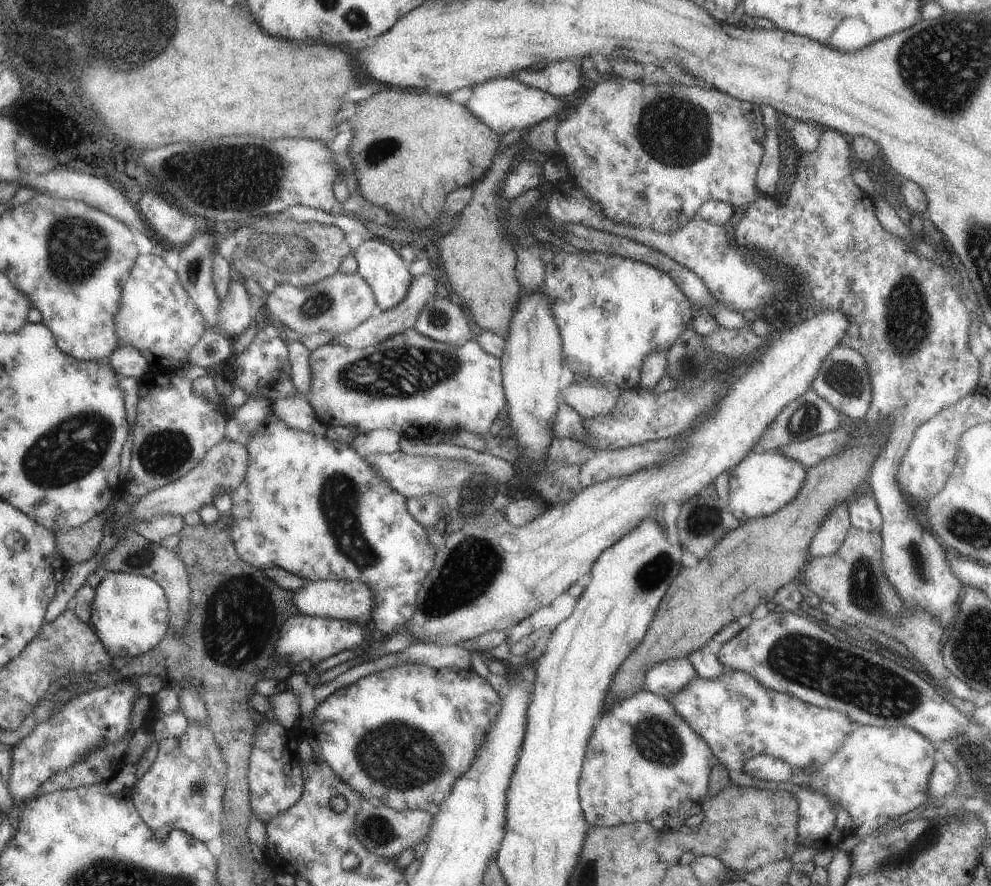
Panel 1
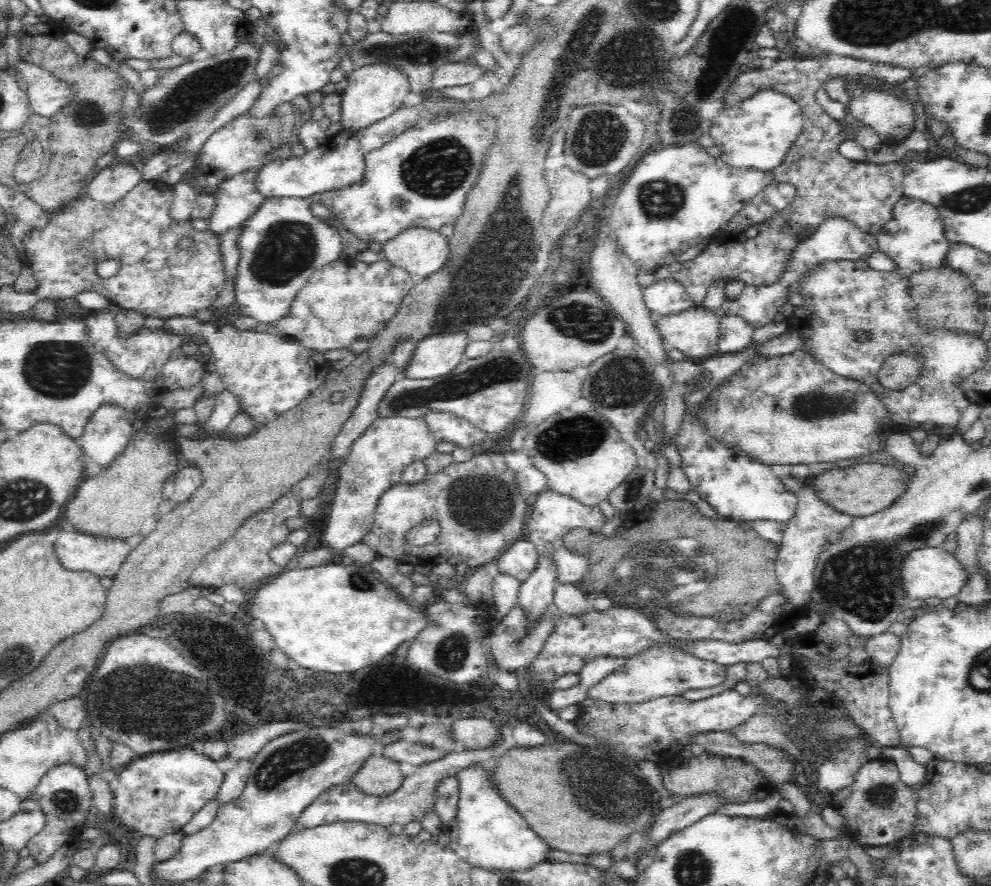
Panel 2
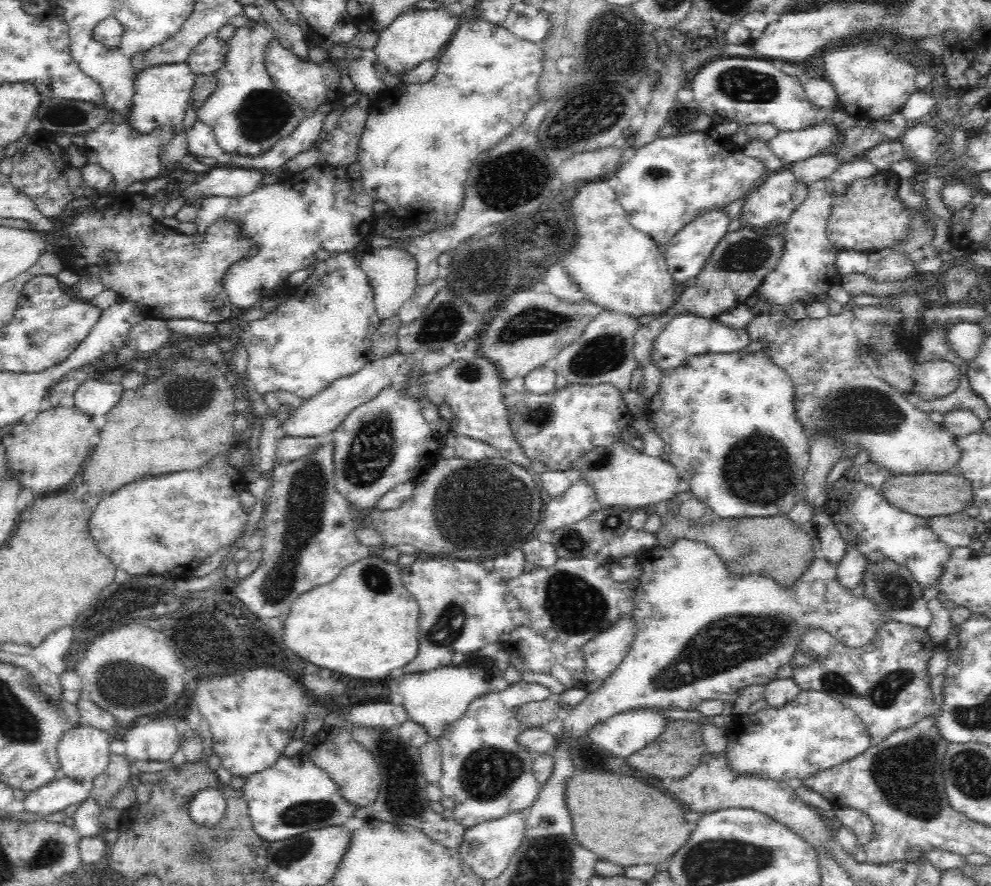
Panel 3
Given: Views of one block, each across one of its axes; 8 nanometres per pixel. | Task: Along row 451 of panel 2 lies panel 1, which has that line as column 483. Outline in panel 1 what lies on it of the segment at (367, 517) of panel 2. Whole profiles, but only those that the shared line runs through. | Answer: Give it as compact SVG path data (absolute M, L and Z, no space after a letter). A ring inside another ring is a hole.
M409 328L386 338L385 340L367 346L365 348L343 348L343 346L333 344L323 344L315 348L309 349L309 370L310 370L310 390L305 396L307 402L311 405L316 419L321 425L328 427L343 426L349 428L355 435L369 432L373 429L393 430L401 437L428 437L434 434L453 434L457 431L467 431L474 434L488 434L491 424L495 422L495 418L501 417L505 406L505 398L502 388L502 376L500 371L500 360L483 352L471 337L465 340L465 344L461 346L451 346L443 342L431 340L425 336L417 334L413 329Z

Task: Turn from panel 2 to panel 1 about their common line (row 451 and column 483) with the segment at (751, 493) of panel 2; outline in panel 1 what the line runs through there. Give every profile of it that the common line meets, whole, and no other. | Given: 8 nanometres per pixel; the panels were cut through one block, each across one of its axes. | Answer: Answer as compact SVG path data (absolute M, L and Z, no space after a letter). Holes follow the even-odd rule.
M406 663L337 688L313 709L311 731L303 732L298 727L297 730L311 747L312 756L347 784L362 803L395 811L424 810L430 803L437 804L446 798L457 776L472 764L489 724L497 715L499 698L496 693L469 667L433 669Z

